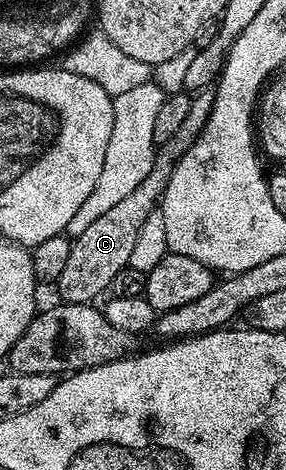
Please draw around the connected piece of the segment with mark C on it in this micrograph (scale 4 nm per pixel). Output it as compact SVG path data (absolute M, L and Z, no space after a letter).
M206 88L198 91L190 99L186 119L179 124L175 136L160 143L152 168L148 170L147 176L140 182L139 187L135 188L126 199L119 200L110 211L99 216L86 231L80 233L79 237L72 239L71 253L55 283L62 301L85 305L96 301L95 298L99 294L104 295L108 291L112 277L129 265L131 253L135 250L135 243L143 224L147 222L151 212L158 207L178 160L190 150L191 144L206 127L213 107L214 89Z

